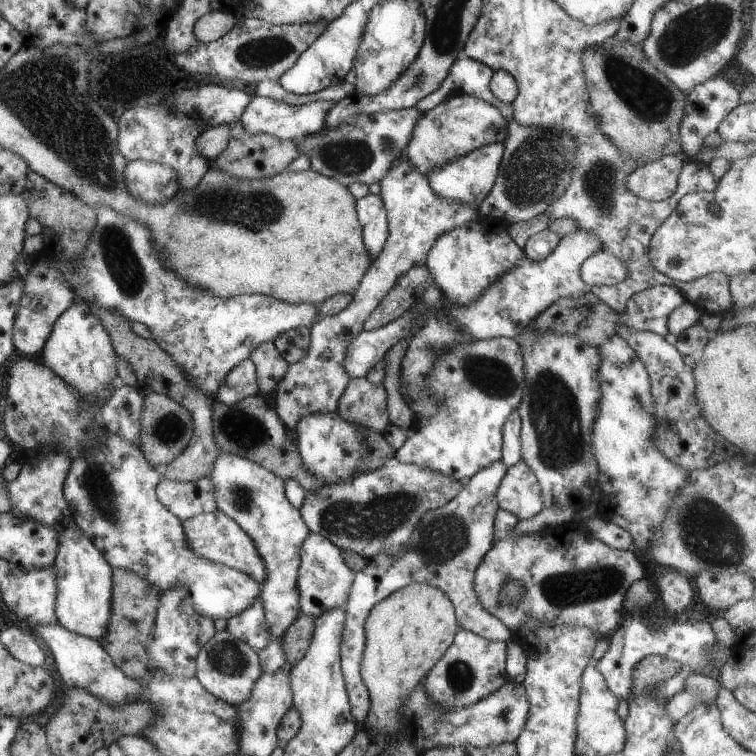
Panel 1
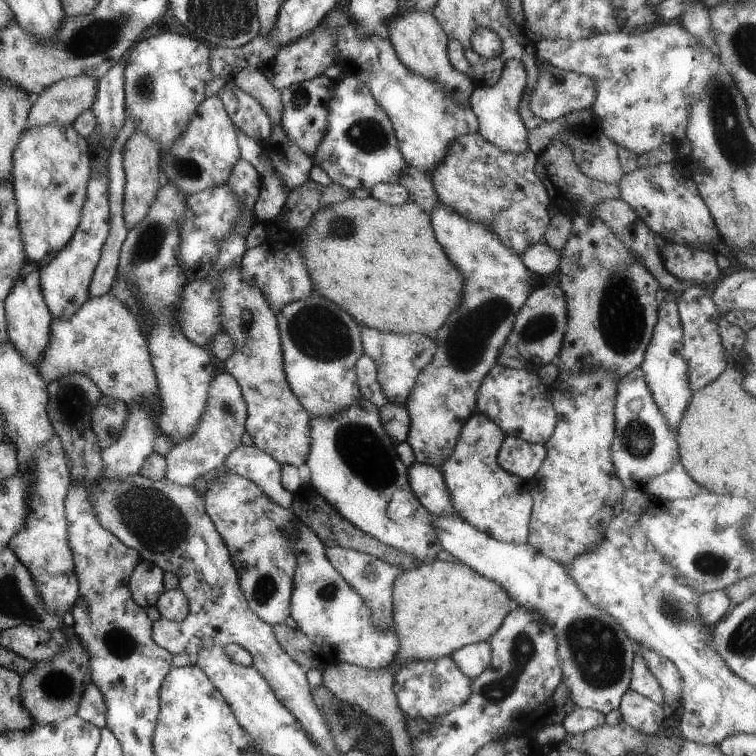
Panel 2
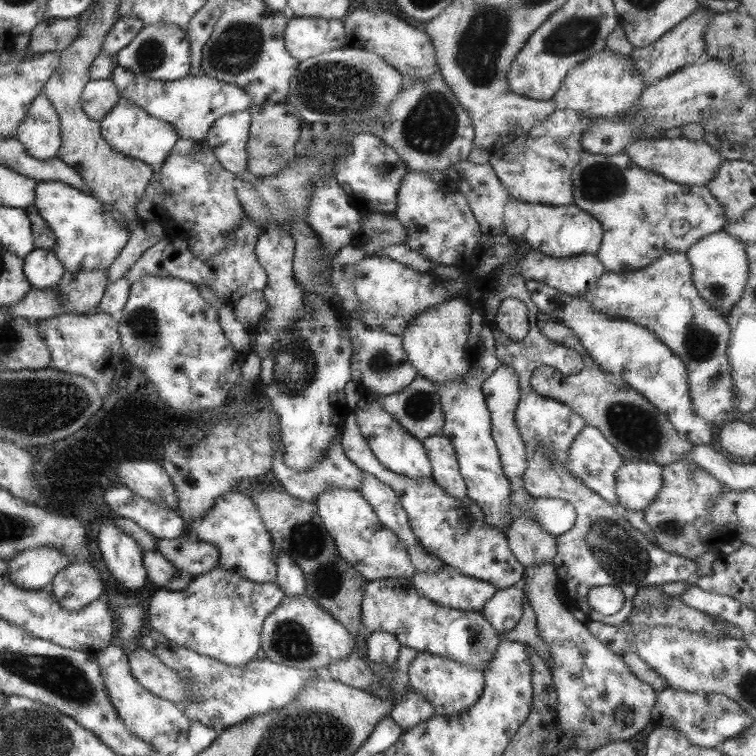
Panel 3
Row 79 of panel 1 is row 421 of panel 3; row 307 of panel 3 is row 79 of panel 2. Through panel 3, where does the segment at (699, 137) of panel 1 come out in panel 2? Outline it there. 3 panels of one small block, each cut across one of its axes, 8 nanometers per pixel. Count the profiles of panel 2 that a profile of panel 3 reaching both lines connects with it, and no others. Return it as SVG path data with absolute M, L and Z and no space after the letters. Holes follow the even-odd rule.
M660 22L630 32L601 32L577 40L541 39L537 42L537 56L558 69L585 74L595 84L595 100L590 109L599 118L602 133L618 146L637 155L659 145L683 141L691 106L697 102L705 83L721 70L718 53L703 48L687 30L677 24Z

